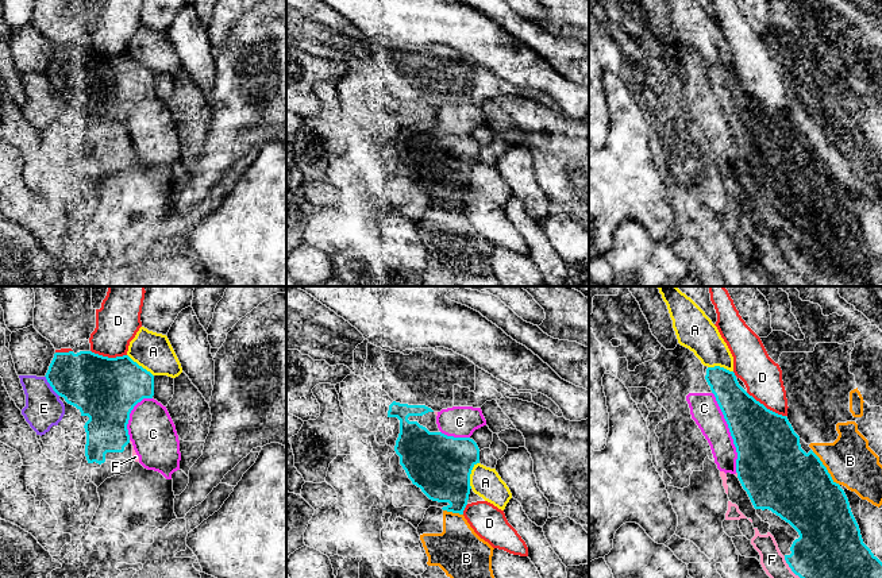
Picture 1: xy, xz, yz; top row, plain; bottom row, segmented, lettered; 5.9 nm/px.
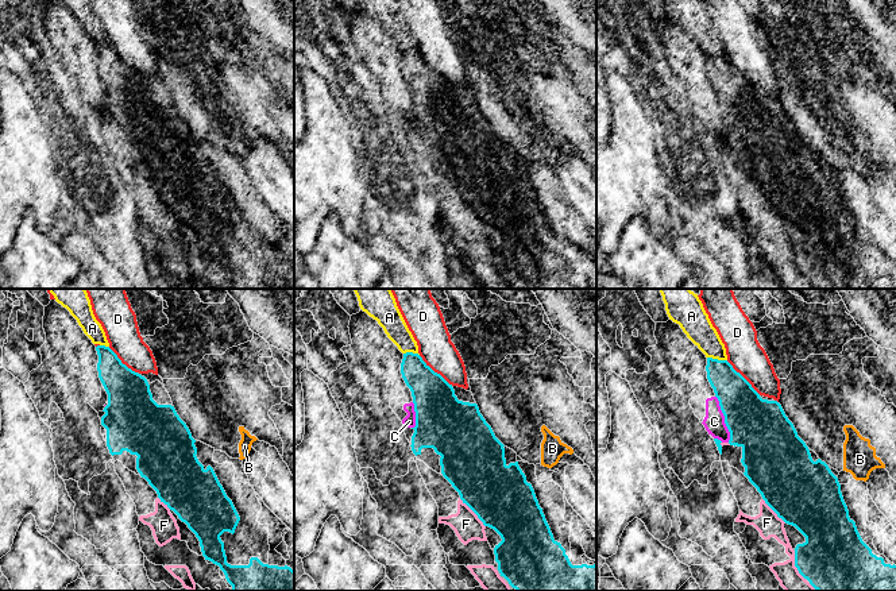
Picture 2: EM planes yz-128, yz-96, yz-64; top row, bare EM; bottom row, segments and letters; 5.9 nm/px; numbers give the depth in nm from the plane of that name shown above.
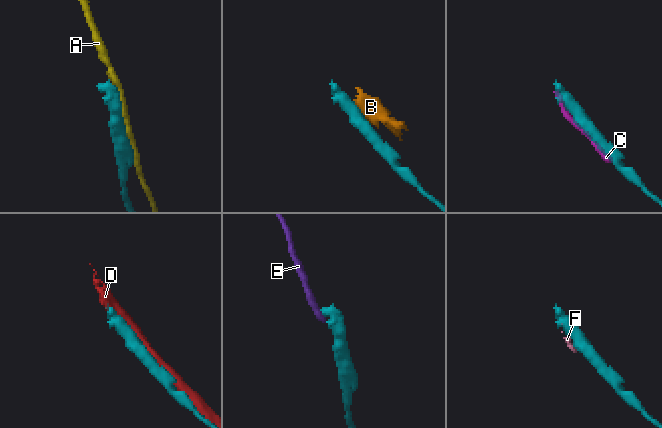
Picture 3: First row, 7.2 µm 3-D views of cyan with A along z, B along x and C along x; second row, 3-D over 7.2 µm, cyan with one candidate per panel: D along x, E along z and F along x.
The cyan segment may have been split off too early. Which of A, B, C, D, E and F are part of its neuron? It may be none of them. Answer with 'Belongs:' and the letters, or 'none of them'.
Belongs: E

